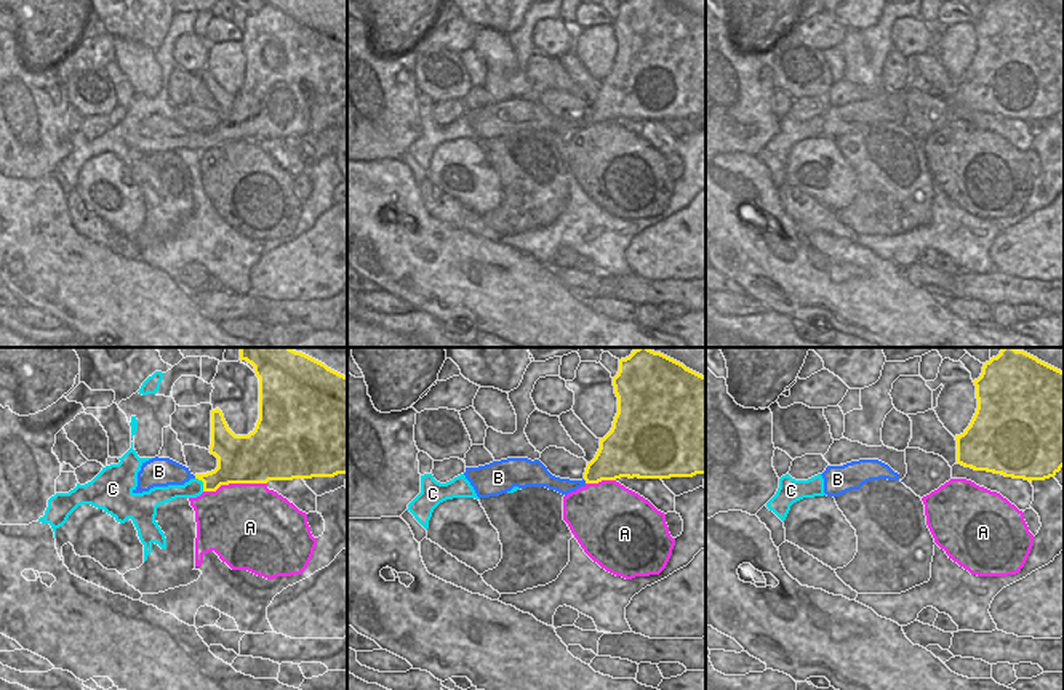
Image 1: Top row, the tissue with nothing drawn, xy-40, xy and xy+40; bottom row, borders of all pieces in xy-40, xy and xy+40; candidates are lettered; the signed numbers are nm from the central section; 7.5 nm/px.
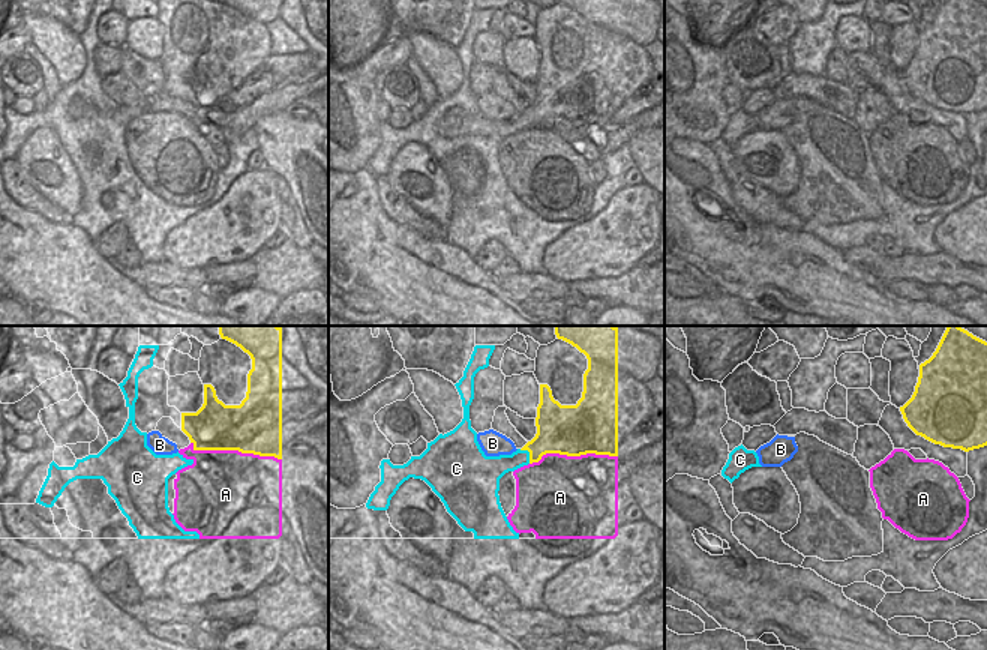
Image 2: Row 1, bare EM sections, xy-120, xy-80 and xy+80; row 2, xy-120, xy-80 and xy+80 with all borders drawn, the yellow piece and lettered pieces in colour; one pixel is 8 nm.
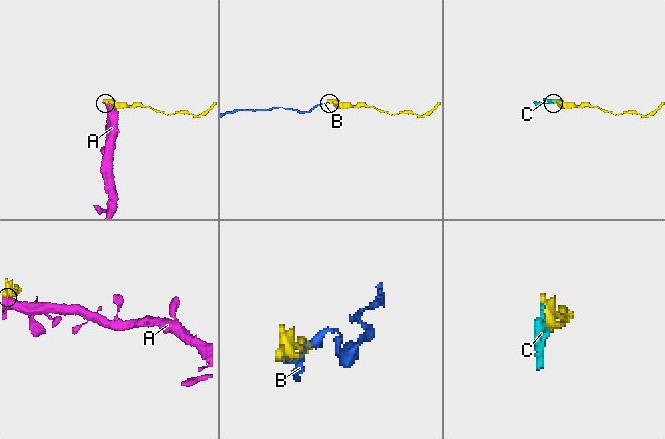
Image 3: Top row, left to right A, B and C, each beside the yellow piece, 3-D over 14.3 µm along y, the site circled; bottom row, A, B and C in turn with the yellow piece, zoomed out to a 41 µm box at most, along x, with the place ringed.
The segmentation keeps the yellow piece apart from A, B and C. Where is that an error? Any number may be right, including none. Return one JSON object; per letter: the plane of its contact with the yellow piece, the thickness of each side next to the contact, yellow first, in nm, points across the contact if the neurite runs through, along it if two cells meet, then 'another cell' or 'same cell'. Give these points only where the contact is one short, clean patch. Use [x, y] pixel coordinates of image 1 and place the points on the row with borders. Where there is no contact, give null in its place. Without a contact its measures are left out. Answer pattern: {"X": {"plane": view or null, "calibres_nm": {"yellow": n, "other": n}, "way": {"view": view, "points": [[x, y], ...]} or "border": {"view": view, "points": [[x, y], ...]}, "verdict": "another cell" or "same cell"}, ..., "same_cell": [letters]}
{"A": {"plane": "xy-40", "calibres_nm": {"yellow": 380, "other": 480}, "verdict": "another cell"}, "B": {"plane": "xy", "calibres_nm": {"yellow": 260, "other": 120}, "verdict": "same cell"}, "C": {"plane": "xy-40", "calibres_nm": {"yellow": 240, "other": 140}, "verdict": "another cell"}, "same_cell": ["B"]}

